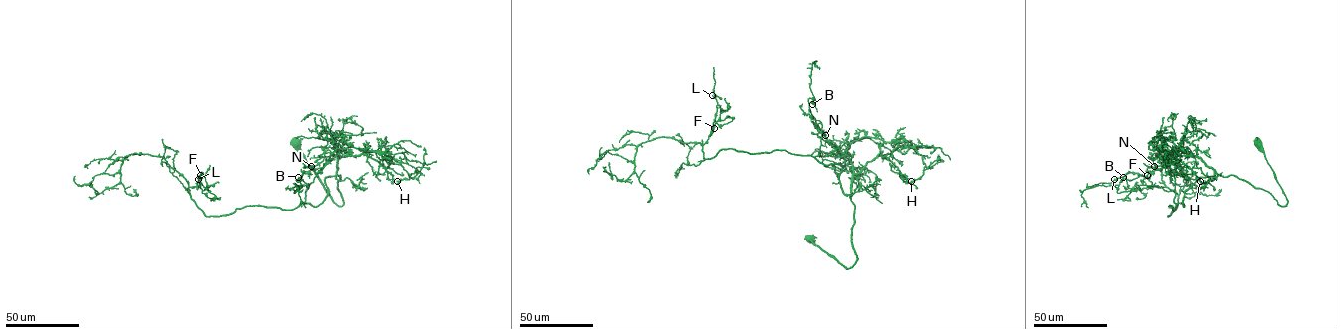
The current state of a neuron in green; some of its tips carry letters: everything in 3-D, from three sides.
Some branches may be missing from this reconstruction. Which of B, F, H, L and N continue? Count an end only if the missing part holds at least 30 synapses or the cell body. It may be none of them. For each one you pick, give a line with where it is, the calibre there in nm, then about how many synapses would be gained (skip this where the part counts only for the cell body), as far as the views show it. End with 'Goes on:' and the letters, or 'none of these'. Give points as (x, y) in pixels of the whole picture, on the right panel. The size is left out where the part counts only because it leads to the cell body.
H: place (1200, 181); calibre 200 nm; 35 synapses
Goes on: H

